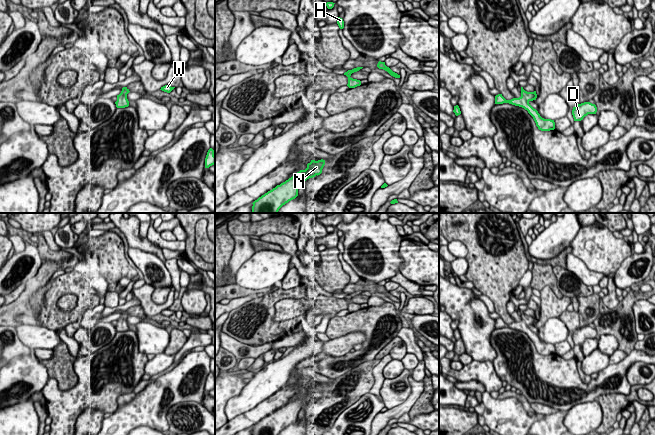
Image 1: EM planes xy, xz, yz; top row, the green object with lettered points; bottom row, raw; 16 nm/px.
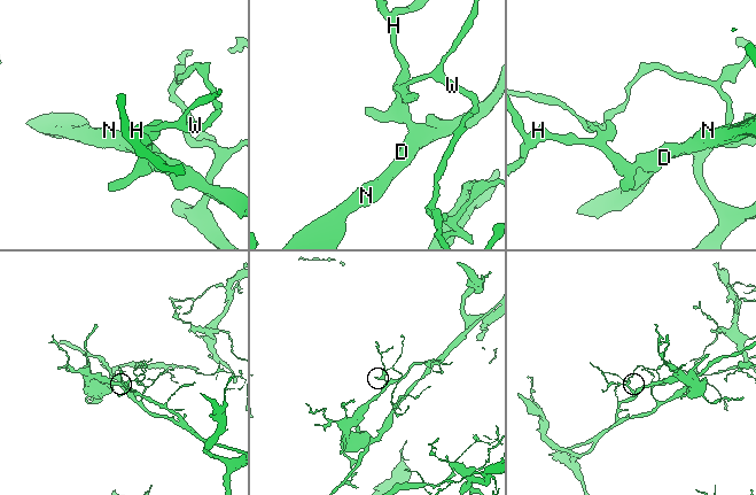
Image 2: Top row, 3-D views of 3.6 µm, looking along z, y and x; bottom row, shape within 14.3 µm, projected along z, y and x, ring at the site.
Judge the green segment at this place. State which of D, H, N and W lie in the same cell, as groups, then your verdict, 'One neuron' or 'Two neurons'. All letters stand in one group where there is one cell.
Groups: D H N / W. Two neurons

